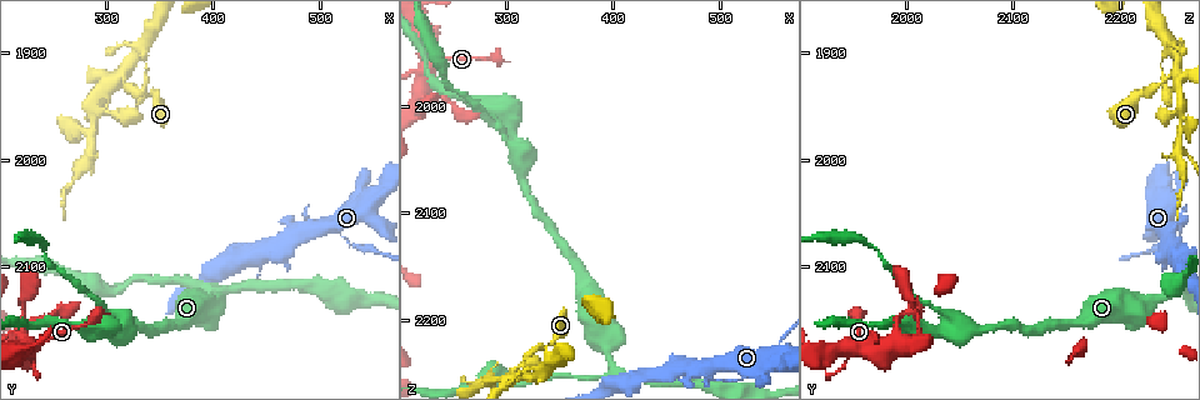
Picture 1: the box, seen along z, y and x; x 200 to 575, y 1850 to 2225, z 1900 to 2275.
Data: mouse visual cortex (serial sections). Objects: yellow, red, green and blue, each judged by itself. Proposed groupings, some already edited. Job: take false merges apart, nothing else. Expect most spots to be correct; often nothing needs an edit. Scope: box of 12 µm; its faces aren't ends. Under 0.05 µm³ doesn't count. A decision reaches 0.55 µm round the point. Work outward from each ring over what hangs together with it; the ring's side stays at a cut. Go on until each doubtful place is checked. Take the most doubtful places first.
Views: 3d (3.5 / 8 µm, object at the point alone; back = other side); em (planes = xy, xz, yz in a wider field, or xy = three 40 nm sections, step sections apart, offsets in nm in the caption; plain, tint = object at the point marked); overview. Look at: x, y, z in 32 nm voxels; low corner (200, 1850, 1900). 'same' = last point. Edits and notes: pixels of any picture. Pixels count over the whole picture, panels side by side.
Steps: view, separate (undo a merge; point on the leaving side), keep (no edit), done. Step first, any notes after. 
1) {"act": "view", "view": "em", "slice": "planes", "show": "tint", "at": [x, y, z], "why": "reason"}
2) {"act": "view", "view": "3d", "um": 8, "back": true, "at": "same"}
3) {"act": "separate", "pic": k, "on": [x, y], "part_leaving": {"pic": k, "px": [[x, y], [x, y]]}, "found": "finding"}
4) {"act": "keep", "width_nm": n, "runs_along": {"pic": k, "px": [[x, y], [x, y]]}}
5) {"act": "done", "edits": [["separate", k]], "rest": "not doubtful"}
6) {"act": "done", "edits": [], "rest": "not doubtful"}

{"act": "view", "view": "3d", "um": 3.5, "at": [402, 2126, 2248], "why": "arms part here"}

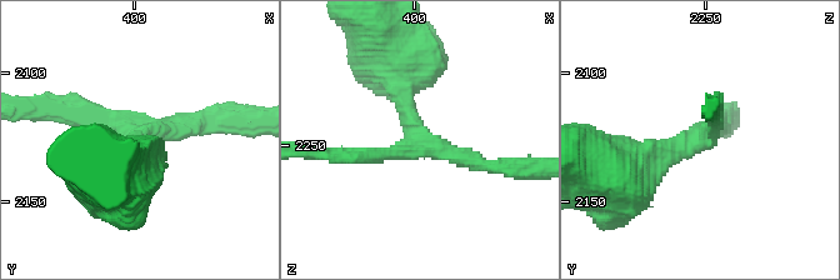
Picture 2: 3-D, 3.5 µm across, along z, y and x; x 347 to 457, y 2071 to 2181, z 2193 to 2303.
{"act": "view", "view": "em", "slice": "xy", "step": 1, "show": "tint", "at": [401, 2125, 2249], "arms": 3, "arm_widths_nm": [250, 250, 400], "why": "now the EM"}

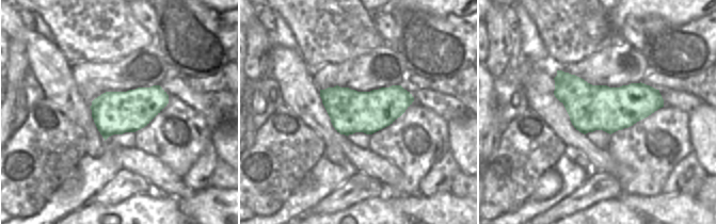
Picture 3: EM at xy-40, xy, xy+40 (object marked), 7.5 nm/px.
{"act": "keep", "runs_along": {"pic": 2, "px": [[400, 66], [415, 140], [491, 165]]}, "found": "one cell here"}

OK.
{"act": "view", "view": "3d", "um": 3.5, "at": [312, 2162, 2044], "why": "a fork"}

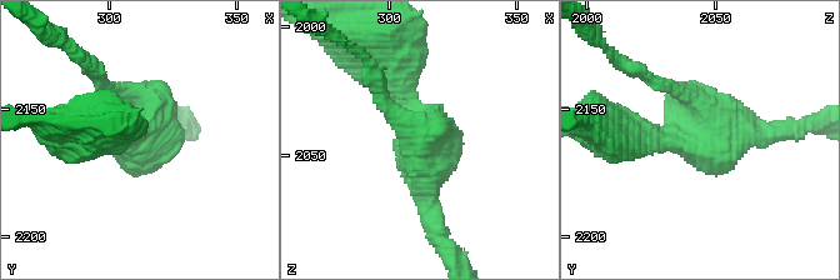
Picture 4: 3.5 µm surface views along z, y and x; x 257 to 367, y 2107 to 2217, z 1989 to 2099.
{"act": "view", "view": "em", "slice": "xy", "step": 5, "show": "plain", "at": [314, 2161, 2045], "arms": 3, "arm_widths_nm": [150, 200, 250]}

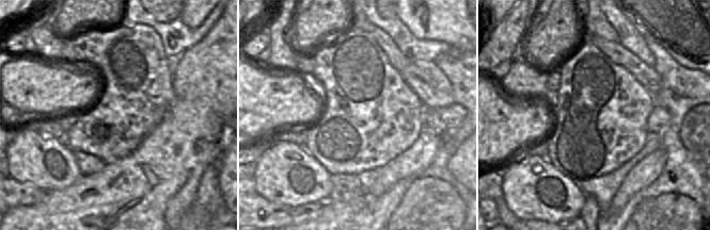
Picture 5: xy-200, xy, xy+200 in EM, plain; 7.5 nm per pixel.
{"act": "view", "view": "em", "slice": "xy", "step": 5, "show": "tint", "at": "same", "why": "where the object lies"}

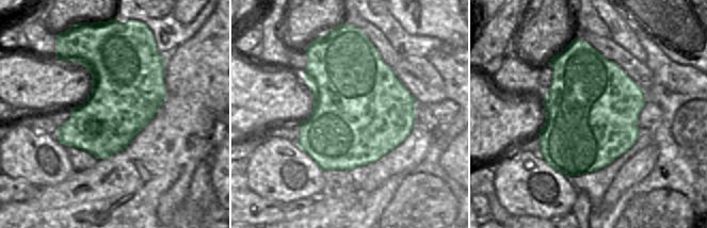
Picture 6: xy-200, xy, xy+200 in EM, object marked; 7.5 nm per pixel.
{"act": "keep", "runs_along": {"pic": 4, "px": [[438, 230], [426, 134], [400, 86]]}, "found": "one cell here"}

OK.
{"act": "view", "view": "3d", "um": 3.5, "at": [318, 1922, 2252], "why": "four arms meet"}

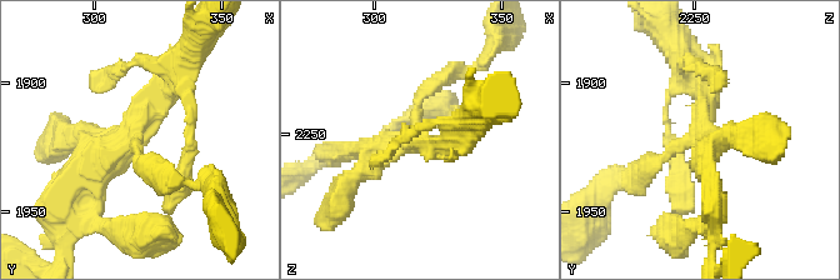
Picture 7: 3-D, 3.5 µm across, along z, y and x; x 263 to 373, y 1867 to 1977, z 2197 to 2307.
{"act": "view", "view": "em", "slice": "xy", "step": 2, "show": "tint", "at": [317, 1920, 2250], "arms": 4, "arm_widths_nm": [200, 250, 300, 300], "why": "need the tissue"}

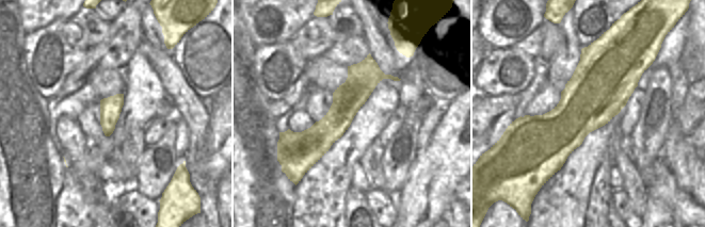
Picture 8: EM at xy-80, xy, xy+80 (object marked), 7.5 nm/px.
{"act": "keep", "runs_along": {"pic": 8, "px": [[372, 62], [314, 138], [286, 138]]}, "found": "all the same cell"}

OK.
{"act": "done", "edits": [], "rest": "not doubtful"}

